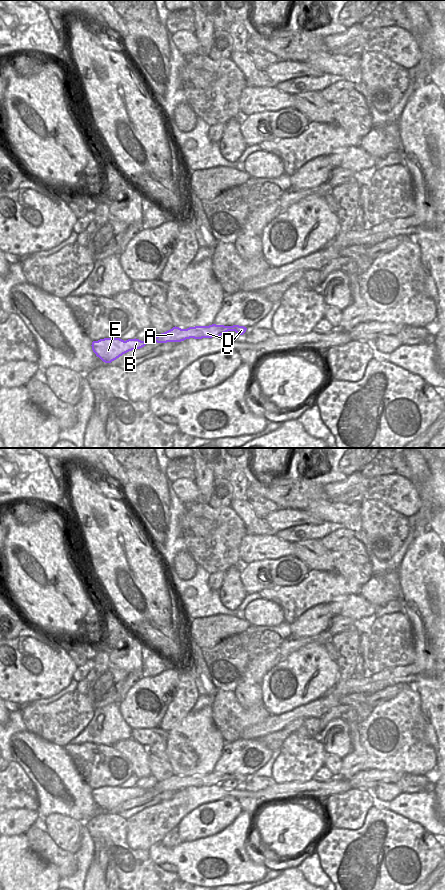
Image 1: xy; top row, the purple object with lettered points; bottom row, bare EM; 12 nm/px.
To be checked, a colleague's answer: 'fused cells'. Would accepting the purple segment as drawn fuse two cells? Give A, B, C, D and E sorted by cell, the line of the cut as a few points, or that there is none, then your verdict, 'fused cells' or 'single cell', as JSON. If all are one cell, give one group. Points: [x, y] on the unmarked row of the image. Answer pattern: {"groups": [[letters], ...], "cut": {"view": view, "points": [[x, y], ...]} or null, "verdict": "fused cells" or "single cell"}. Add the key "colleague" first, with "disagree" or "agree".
{"colleague": "disagree", "groups": [["A", "B", "C", "D", "E"]], "cut": null, "verdict": "single cell"}

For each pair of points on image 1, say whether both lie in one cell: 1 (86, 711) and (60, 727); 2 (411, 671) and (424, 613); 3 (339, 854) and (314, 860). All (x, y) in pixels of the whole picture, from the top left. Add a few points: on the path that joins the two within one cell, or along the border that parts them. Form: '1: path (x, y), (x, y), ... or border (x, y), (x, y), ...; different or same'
1: path (80, 711), (76, 711), (66, 721); same
2: border (413, 663), (418, 673), (417, 677), (410, 684); different
3: border (313, 849), (319, 857), (320, 867), (330, 879); different

